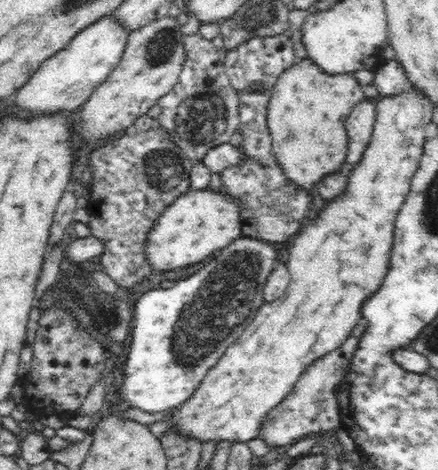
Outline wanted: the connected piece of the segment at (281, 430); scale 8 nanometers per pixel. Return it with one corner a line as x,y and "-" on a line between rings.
348,336
344,344
326,353
306,367
302,376
296,382
292,392
284,398
283,402
264,420
263,428
257,438
264,439
270,448
290,444
296,438
306,437
318,430
332,430
340,426
340,409
337,406
335,392
347,371
352,352
357,348
358,340

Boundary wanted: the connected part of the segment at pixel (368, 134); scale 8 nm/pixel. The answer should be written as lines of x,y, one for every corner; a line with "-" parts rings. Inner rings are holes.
360,99
345,120
348,133
346,162
350,164
359,164
364,150
370,144
376,121
376,101
377,99

